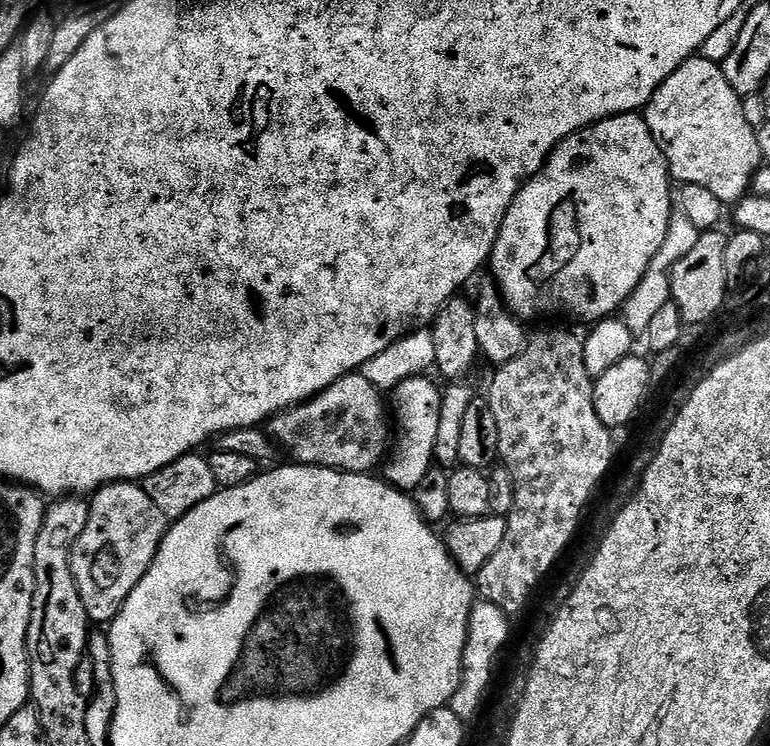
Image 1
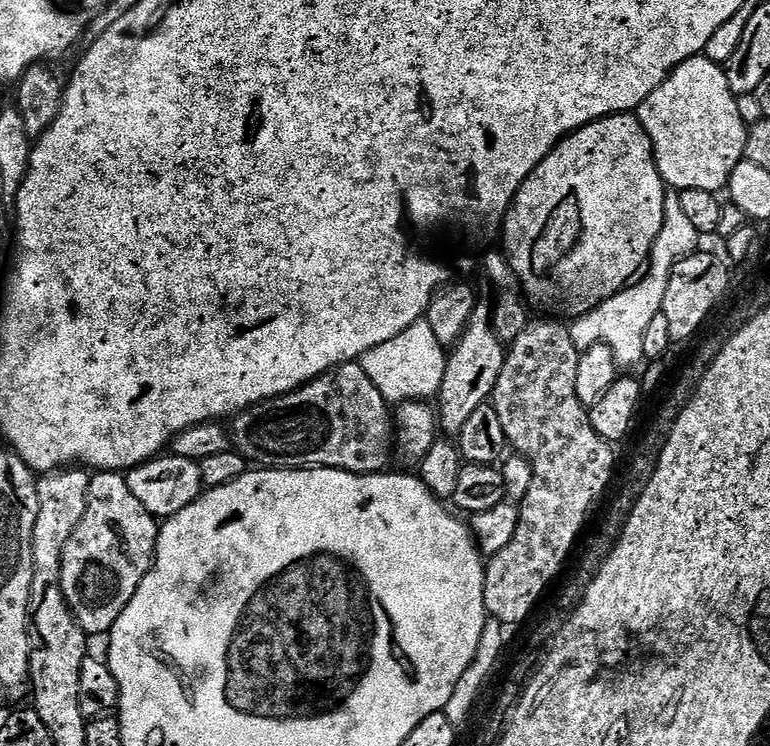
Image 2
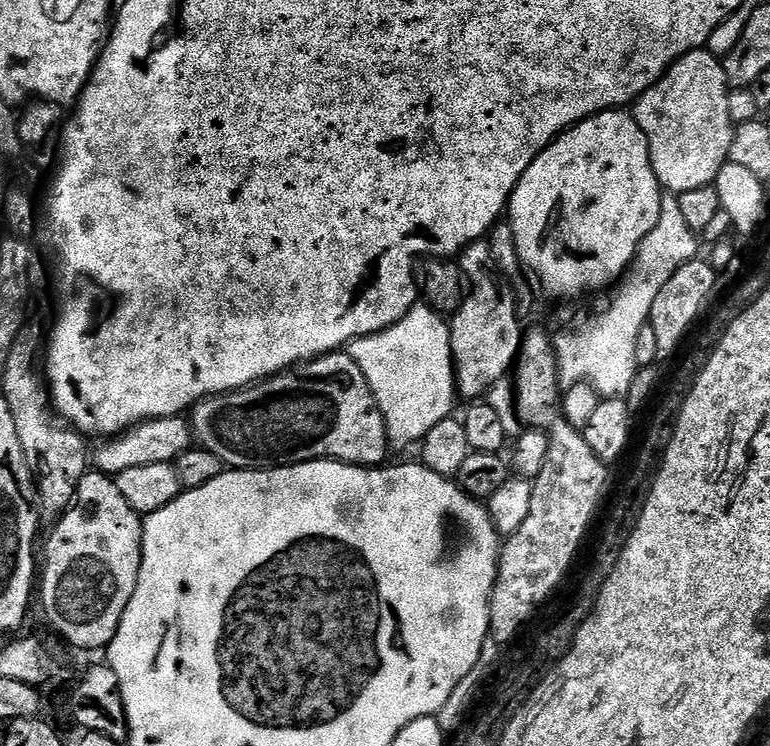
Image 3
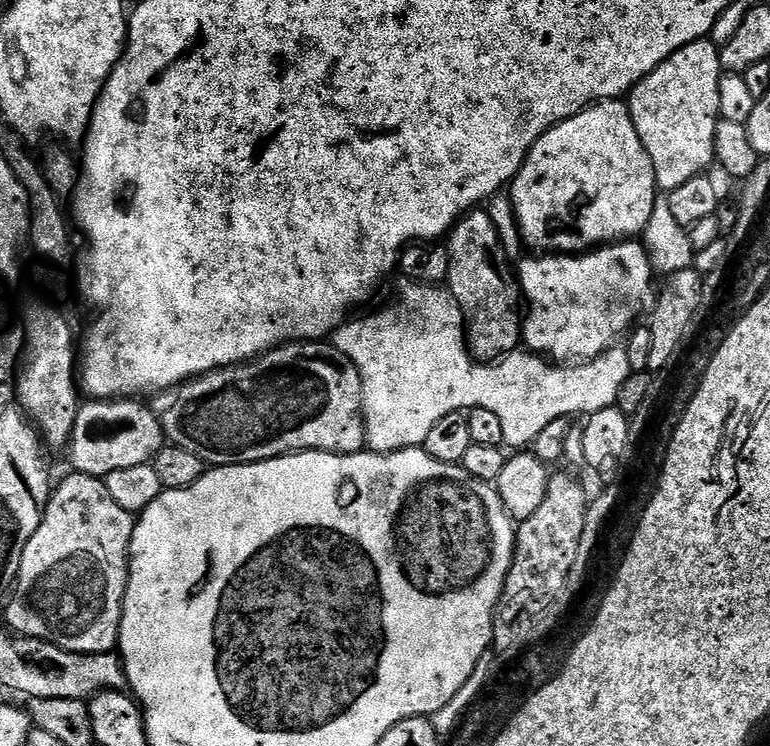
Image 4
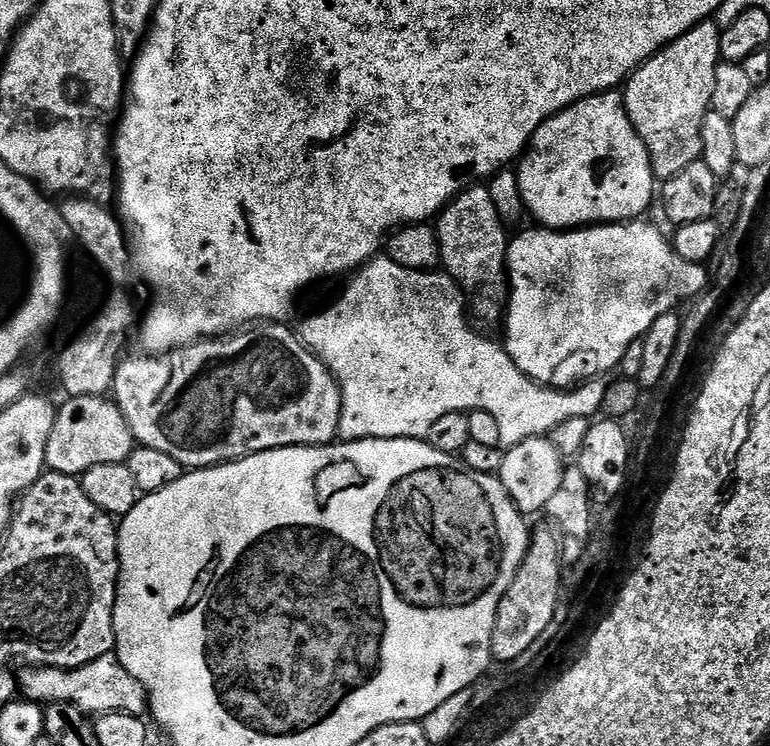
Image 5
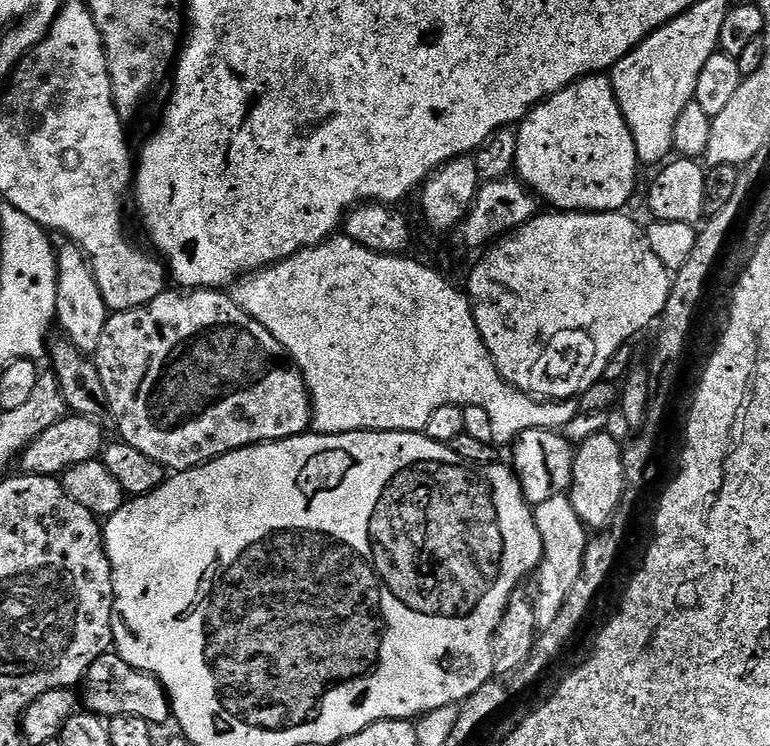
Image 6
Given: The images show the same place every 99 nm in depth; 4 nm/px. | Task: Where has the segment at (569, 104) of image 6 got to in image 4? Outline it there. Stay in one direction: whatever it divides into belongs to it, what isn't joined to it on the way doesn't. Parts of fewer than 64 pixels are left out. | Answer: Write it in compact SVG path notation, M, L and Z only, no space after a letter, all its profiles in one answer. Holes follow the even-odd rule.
M623 99L604 100L601 104L593 104L585 112L580 112L574 118L564 120L556 124L528 152L528 158L518 170L510 185L512 205L516 211L516 217L520 223L520 235L523 243L528 244L540 254L579 254L589 250L595 250L601 245L615 244L629 238L636 238L643 233L646 222L650 222L650 214L654 214L654 202L658 195L656 179L654 178L654 166L650 162L650 154L646 154L646 146L642 146L642 138L638 138L638 130L634 130L632 115L628 113L628 105Z

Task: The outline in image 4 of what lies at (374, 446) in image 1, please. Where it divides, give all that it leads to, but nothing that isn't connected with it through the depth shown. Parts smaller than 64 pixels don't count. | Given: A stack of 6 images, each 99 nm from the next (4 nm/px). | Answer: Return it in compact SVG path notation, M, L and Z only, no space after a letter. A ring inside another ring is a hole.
M293 342L269 352L263 352L243 364L231 364L225 368L216 368L213 372L203 372L201 376L193 376L183 384L176 384L159 393L150 404L156 421L162 426L168 444L177 444L182 450L190 450L190 454L198 454L205 465L223 466L225 464L253 464L263 460L273 460L279 456L291 456L294 452L338 452L349 456L351 452L365 451L364 407L362 406L362 384L356 367L328 342Z

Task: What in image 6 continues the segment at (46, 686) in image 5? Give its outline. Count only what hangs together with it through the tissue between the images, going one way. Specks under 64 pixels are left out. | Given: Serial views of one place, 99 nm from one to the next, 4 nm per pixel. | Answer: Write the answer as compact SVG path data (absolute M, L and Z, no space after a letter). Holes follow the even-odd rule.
M115 651L104 652L96 659L94 666L90 666L88 675L82 681L83 688L83 707L95 716L142 718L147 724L153 726L159 726L173 719L172 701L168 698L168 691L160 685L159 678L130 666L130 662L117 656Z

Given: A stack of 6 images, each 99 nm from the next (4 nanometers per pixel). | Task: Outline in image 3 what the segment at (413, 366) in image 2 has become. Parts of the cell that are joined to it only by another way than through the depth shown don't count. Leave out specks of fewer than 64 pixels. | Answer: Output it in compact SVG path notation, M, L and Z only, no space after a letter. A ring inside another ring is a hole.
M418 302L398 322L394 322L386 330L375 332L369 336L359 336L347 345L346 351L354 362L358 362L358 370L366 378L374 398L378 402L378 410L382 410L382 418L388 427L388 443L393 449L404 448L407 444L419 445L438 422L453 415L452 403L458 400L456 391L456 373L452 370L452 351L450 350L449 321L435 308Z

